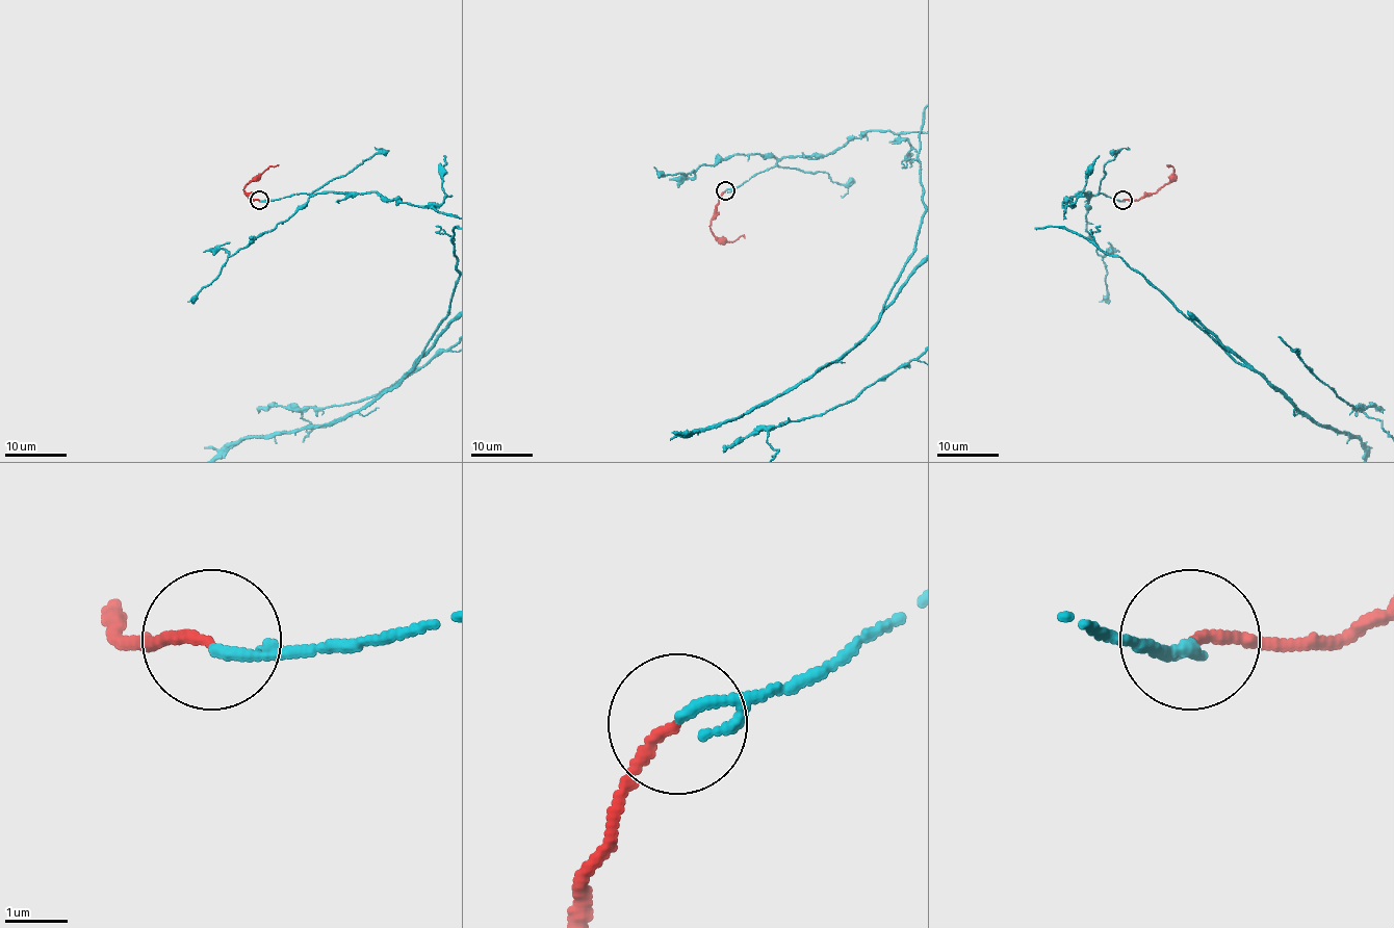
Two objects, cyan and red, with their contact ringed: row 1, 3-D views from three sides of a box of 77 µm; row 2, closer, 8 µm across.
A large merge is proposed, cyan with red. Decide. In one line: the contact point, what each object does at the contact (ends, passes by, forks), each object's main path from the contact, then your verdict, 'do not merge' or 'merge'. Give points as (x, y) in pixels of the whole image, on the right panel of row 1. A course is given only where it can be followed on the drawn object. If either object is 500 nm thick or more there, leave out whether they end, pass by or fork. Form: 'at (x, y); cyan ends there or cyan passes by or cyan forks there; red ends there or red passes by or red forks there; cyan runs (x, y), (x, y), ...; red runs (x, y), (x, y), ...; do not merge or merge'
at (1123, 200); cyan ends there; red ends there; red runs (1123, 200), (1142, 199), (1161, 187), (1173, 175), (1173, 169), (1167, 165), (1170, 164); merge

